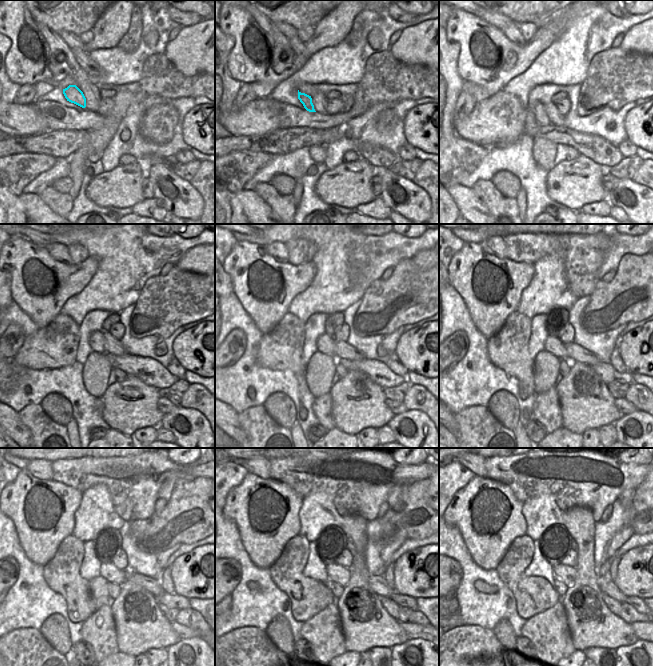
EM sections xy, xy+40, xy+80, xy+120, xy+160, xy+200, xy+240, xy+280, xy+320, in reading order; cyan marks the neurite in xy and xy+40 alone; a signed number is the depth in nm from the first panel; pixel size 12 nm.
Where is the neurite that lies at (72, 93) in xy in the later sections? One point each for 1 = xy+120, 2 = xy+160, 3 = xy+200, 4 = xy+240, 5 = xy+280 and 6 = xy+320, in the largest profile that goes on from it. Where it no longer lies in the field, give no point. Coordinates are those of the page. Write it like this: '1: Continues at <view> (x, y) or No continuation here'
1: Continues at xy+120 (96, 340)
2: Continues at xy+160 (325, 344)
3: Continues at xy+200 (553, 345)
4: Continues at xy+240 (108, 571)
5: Continues at xy+280 (337, 573)
6: Continues at xy+320 (566, 574).

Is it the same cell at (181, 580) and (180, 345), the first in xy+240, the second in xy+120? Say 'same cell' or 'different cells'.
same cell

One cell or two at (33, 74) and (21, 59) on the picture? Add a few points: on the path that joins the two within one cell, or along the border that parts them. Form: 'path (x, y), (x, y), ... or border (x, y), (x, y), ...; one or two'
path (32, 70), (25, 63); one

